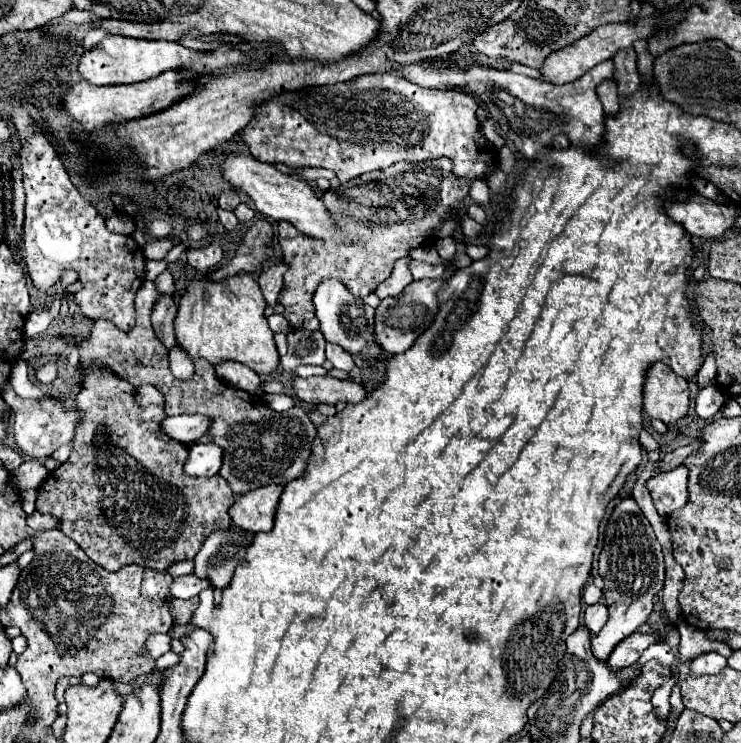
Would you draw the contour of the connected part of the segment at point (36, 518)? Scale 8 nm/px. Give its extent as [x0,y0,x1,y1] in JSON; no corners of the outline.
[28,511,56,531]

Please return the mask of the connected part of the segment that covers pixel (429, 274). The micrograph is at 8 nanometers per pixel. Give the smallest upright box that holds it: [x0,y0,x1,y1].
[410,261,444,281]

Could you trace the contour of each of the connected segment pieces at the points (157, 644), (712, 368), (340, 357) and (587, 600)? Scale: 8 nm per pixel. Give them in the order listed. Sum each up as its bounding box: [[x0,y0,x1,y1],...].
[[146,635,170,659],[698,353,716,387],[326,343,354,371],[582,583,602,607]]

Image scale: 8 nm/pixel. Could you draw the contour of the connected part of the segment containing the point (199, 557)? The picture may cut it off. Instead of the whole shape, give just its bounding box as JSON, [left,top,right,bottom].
[194,529,250,589]

